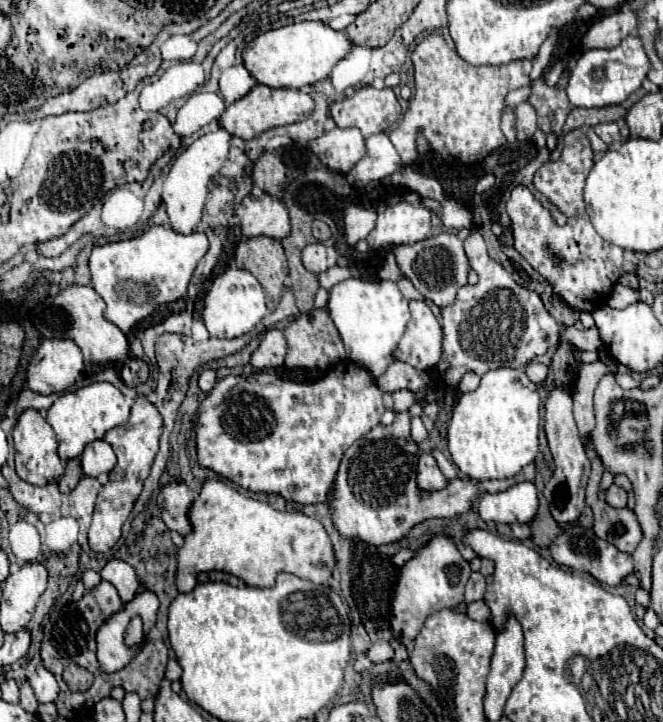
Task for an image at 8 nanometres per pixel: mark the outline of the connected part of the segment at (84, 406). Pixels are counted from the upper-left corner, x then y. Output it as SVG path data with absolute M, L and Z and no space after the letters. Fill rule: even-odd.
M96 382L90 386L84 386L76 392L68 392L52 404L52 408L46 414L48 424L54 428L58 436L58 454L62 460L70 460L82 454L84 446L104 438L104 434L116 426L122 426L130 416L130 404L124 398L124 394L112 386L110 382Z

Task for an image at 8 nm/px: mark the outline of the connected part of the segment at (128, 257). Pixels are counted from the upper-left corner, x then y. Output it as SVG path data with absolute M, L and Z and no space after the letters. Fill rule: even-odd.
M152 226L148 232L134 240L114 242L106 246L96 246L90 256L90 272L92 272L92 286L106 302L106 320L116 324L122 332L128 332L134 324L142 318L150 316L158 304L174 302L186 294L188 282L194 274L196 264L208 250L208 238L202 232L192 232L188 236L176 234L170 226Z

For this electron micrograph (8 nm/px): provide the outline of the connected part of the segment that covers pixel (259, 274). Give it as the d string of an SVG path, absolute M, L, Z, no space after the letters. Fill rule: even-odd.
M258 236L258 238L250 238L246 240L248 244L248 256L244 260L244 270L252 272L264 292L266 292L266 300L268 300L268 310L274 310L282 298L284 292L284 278L286 278L286 256L284 256L284 248L278 240L272 240L268 236Z

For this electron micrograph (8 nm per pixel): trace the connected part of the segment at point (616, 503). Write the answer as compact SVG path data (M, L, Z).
M612 484L612 486L606 490L606 502L608 502L610 506L614 506L614 508L626 508L626 500L628 500L626 490L620 488L620 486Z

